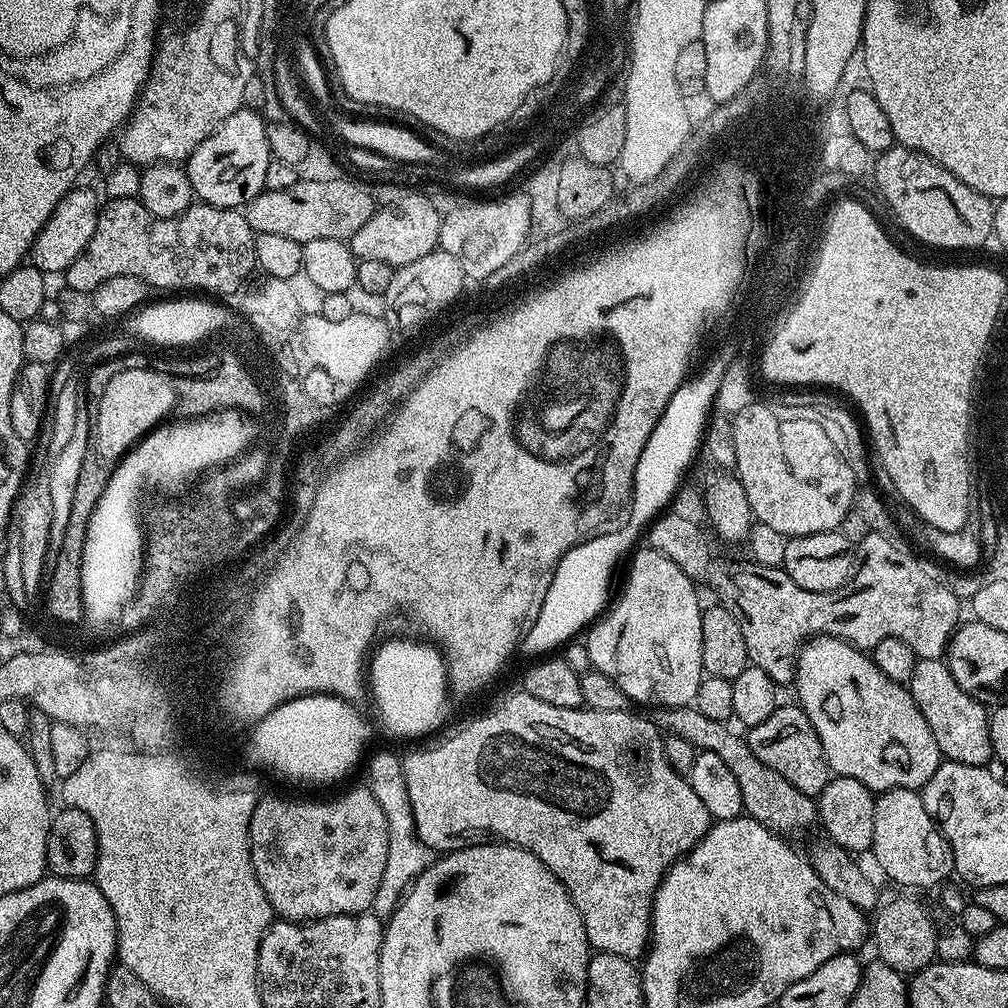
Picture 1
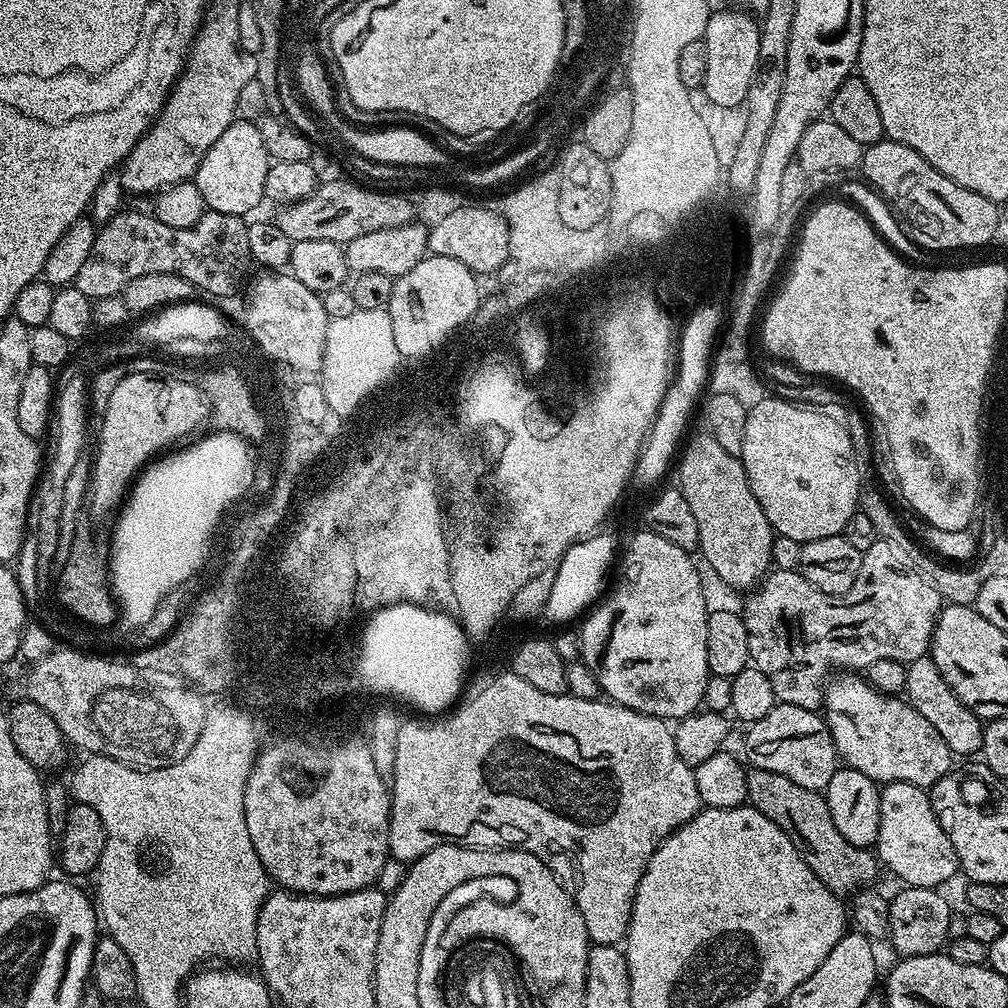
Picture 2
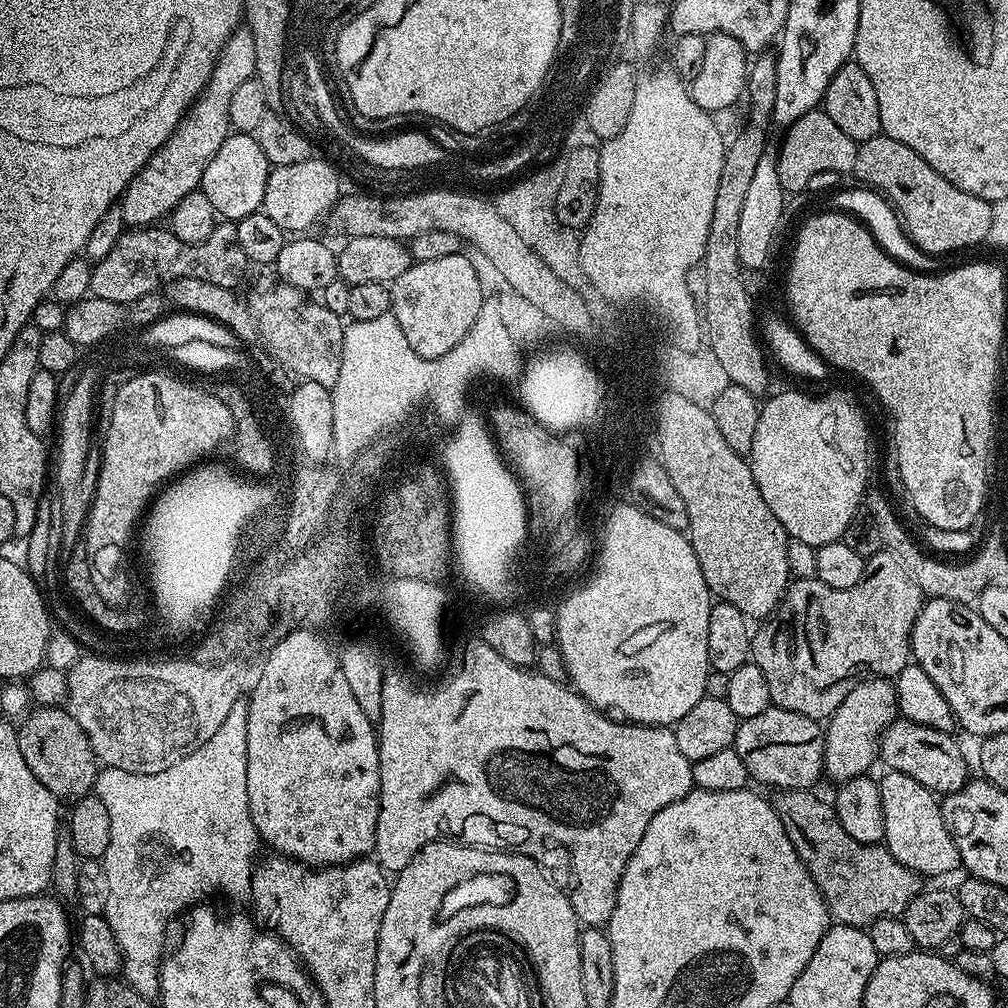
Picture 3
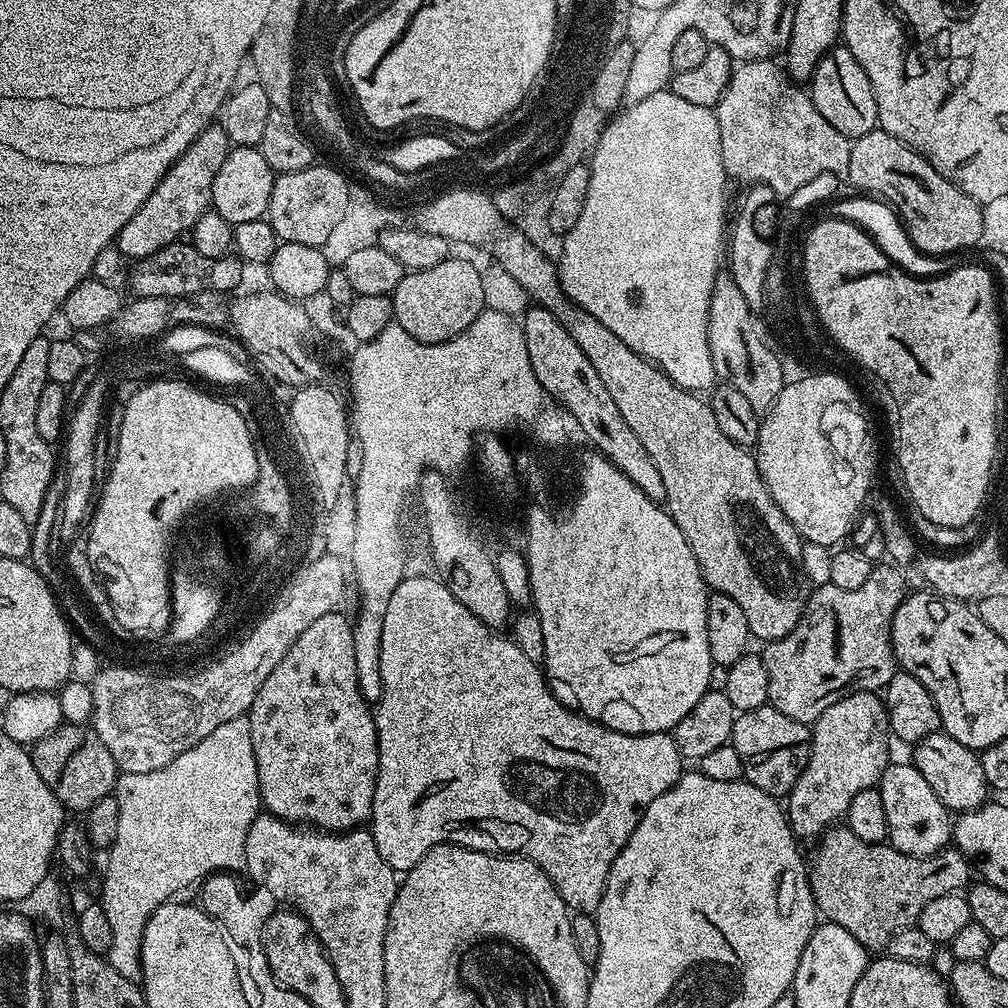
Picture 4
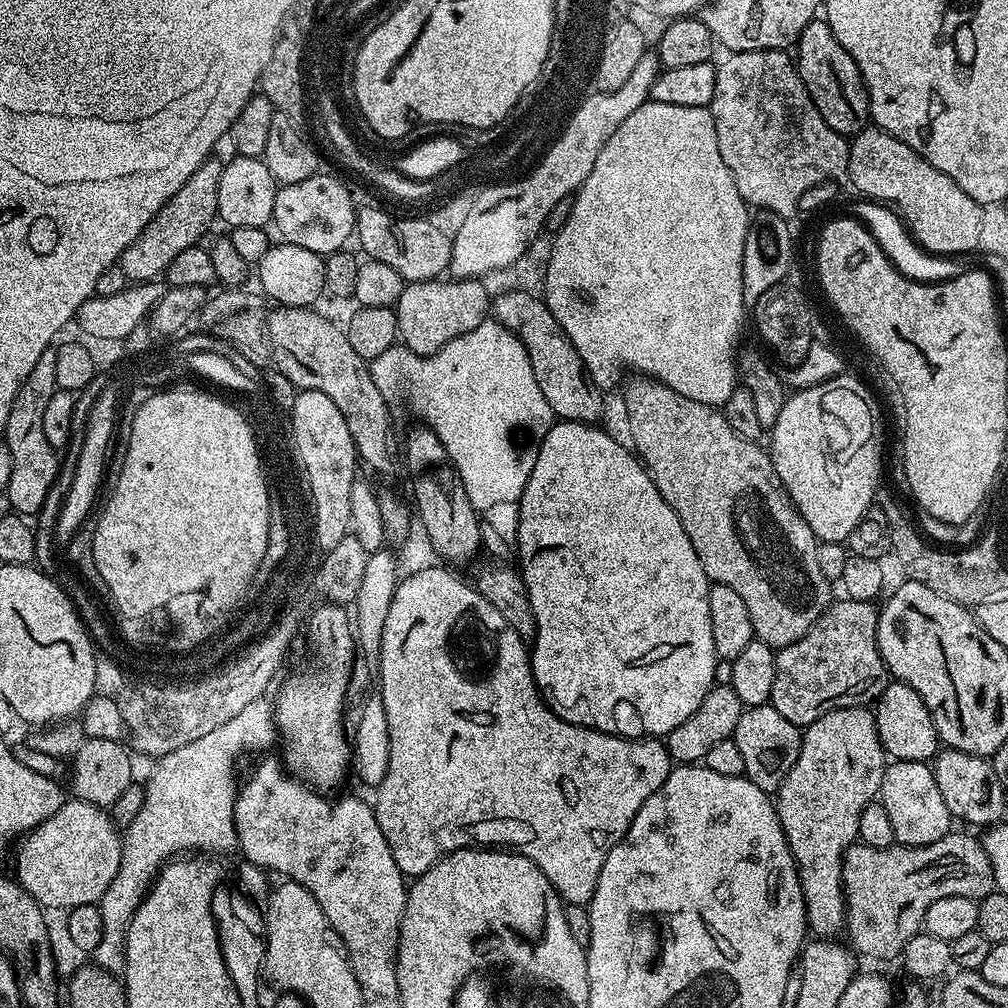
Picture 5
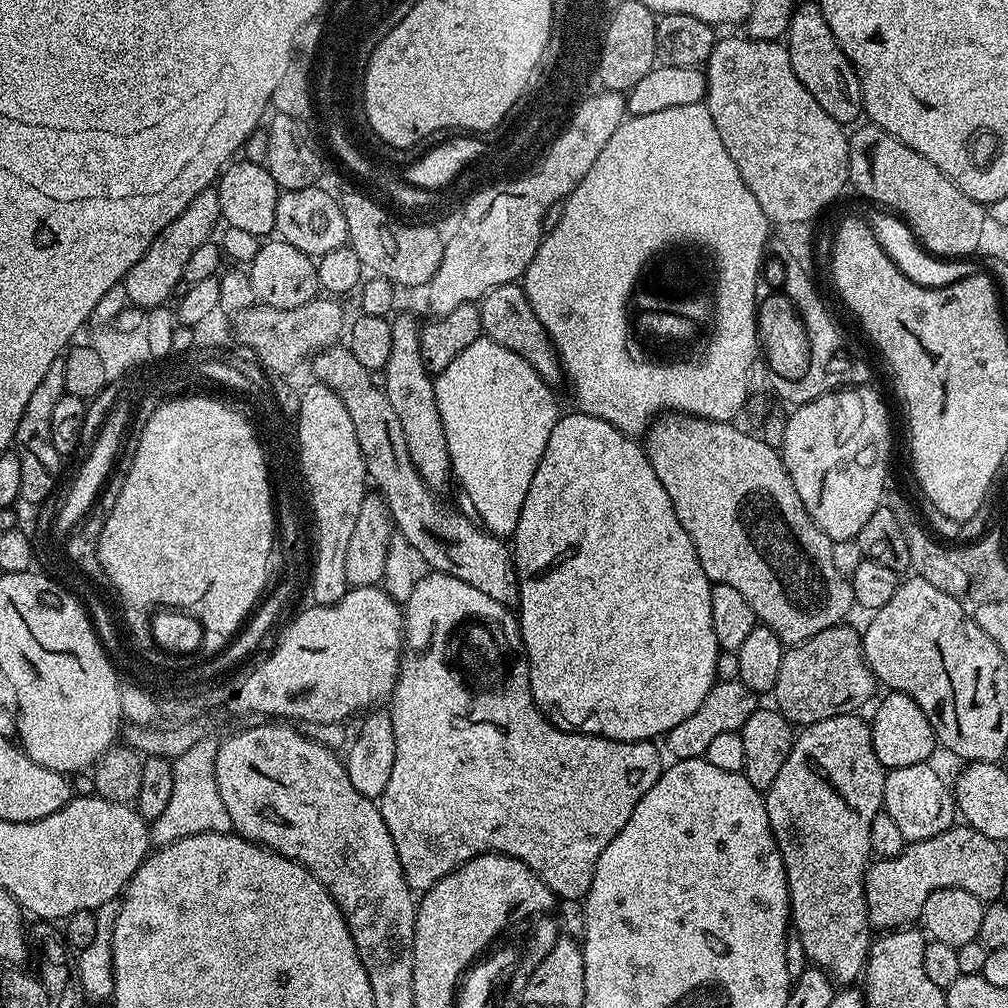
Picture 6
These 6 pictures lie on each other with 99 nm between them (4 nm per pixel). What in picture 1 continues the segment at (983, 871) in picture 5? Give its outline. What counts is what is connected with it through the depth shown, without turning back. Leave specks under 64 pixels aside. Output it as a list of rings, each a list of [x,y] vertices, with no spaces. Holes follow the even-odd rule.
[[[695,706],[658,708],[651,713],[650,719],[661,733],[686,738],[686,742],[690,742],[697,750],[718,754],[718,758],[722,758],[722,762],[726,762],[726,767],[733,772],[734,779],[738,782],[738,790],[742,790],[744,812],[762,826],[769,828],[771,832],[800,832],[803,828],[817,823],[817,801],[802,794],[798,786],[790,786],[790,782],[786,782],[786,778],[782,778],[778,770],[770,770],[766,762],[758,762],[758,758],[754,758],[754,750],[750,750],[747,739],[743,735],[739,736],[735,732],[735,727],[725,722],[714,722],[714,718],[706,718],[706,714],[702,714]]]

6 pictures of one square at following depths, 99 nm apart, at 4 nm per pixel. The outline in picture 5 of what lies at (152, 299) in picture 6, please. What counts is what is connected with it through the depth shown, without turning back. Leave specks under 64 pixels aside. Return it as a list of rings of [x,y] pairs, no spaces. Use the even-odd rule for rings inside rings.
[[[208,159],[202,167],[194,170],[194,174],[190,174],[190,178],[186,178],[186,186],[182,186],[182,190],[178,190],[178,194],[174,194],[174,198],[170,198],[162,210],[158,210],[146,230],[134,238],[132,245],[121,254],[118,261],[129,281],[155,281],[163,277],[170,262],[174,262],[182,250],[195,248],[203,241],[200,239],[203,238],[204,231],[211,226],[212,219],[215,221],[218,216],[218,182],[222,178],[223,169],[221,161]]]

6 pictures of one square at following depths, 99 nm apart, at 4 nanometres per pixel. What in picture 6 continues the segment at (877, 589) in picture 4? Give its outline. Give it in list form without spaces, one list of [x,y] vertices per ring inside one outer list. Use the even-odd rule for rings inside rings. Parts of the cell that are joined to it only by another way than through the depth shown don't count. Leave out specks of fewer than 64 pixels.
[[[847,623],[835,624],[785,651],[774,689],[774,704],[789,724],[807,726],[826,718],[847,716],[860,710],[856,708],[875,694],[878,681],[864,657],[861,633],[848,627]]]

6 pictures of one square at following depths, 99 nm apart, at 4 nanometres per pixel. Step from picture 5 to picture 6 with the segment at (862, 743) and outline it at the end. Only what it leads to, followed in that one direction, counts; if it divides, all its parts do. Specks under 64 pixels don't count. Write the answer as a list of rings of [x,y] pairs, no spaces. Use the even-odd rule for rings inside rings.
[[[859,715],[835,716],[826,718],[822,722],[814,722],[803,729],[804,732],[795,737],[792,749],[782,766],[778,770],[778,778],[769,786],[764,796],[766,814],[770,818],[770,830],[778,842],[778,850],[782,854],[782,862],[786,866],[786,882],[788,883],[788,903],[790,905],[790,924],[797,928],[798,935],[802,938],[802,950],[807,954],[809,961],[815,967],[828,973],[833,981],[840,986],[848,986],[860,976],[860,971],[865,971],[868,962],[868,950],[874,939],[873,929],[868,923],[868,899],[864,896],[864,873],[867,872],[870,861],[873,859],[870,846],[870,826],[874,818],[884,806],[884,778],[886,769],[882,762],[878,762],[878,754],[874,754],[872,745],[872,730],[867,719],[859,720]]]

